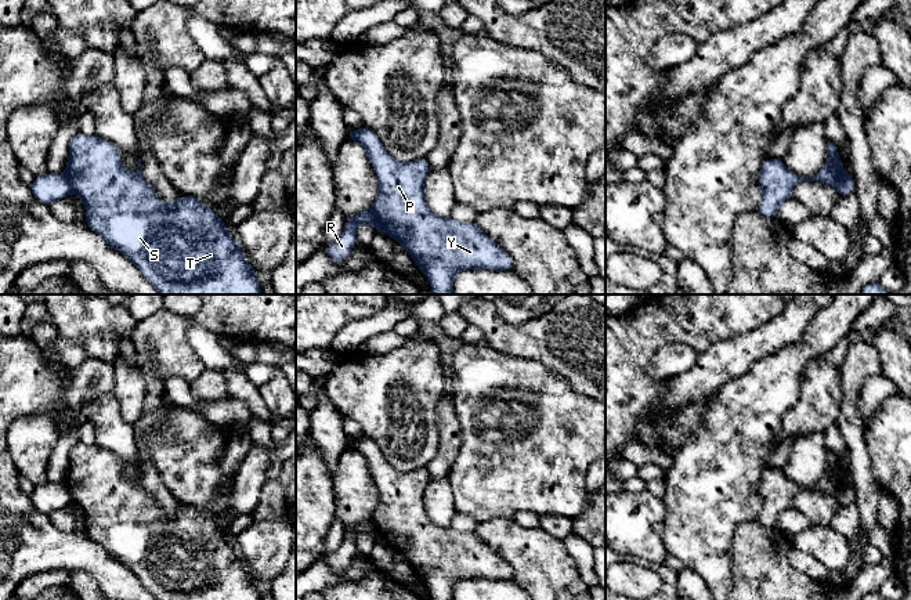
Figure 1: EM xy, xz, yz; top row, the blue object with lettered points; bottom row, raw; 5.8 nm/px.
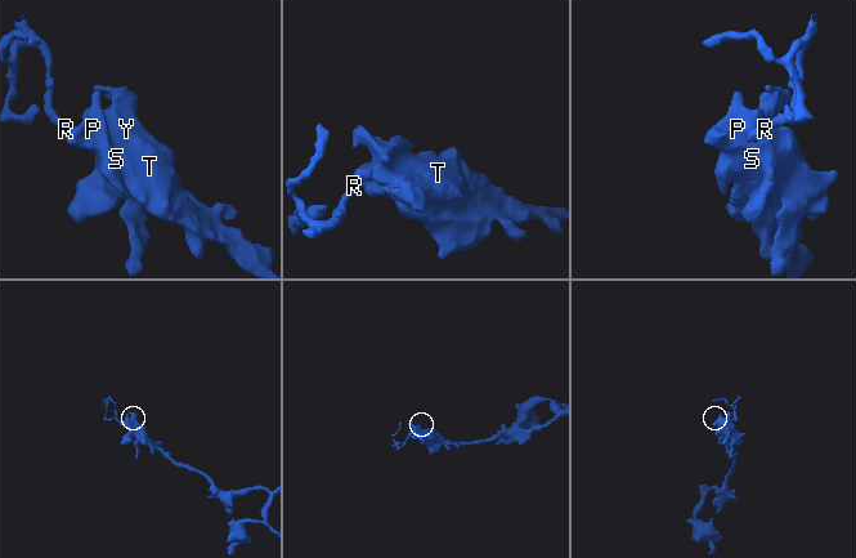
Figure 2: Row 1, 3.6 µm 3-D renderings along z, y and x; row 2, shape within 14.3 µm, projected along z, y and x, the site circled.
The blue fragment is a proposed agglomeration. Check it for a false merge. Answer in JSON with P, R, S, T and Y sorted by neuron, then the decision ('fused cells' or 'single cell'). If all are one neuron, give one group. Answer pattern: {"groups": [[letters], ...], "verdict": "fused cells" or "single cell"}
{"groups": [["P", "S", "T", "Y"], ["R"]], "verdict": "fused cells"}

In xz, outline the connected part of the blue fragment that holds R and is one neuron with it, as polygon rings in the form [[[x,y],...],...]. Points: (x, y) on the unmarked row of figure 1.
[[[372,518],[362,520],[354,527],[347,528],[341,545],[332,554],[325,557],[326,564],[335,572],[343,572],[354,560],[358,552],[357,538],[364,532],[372,535],[377,542],[382,541]]]

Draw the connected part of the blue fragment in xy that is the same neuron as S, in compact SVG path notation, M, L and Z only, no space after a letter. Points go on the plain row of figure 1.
M77 442L69 452L65 484L84 513L87 536L127 567L156 600L261 600L256 579L228 543L227 531L191 505L173 513L160 510L141 484L141 469L138 480L129 482L111 451Z

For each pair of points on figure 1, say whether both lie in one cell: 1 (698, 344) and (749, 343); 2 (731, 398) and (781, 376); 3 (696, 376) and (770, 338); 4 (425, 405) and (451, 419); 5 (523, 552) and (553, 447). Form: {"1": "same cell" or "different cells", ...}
{"1": "different cells", "2": "same cell", "3": "same cell", "4": "different cells", "5": "different cells"}

